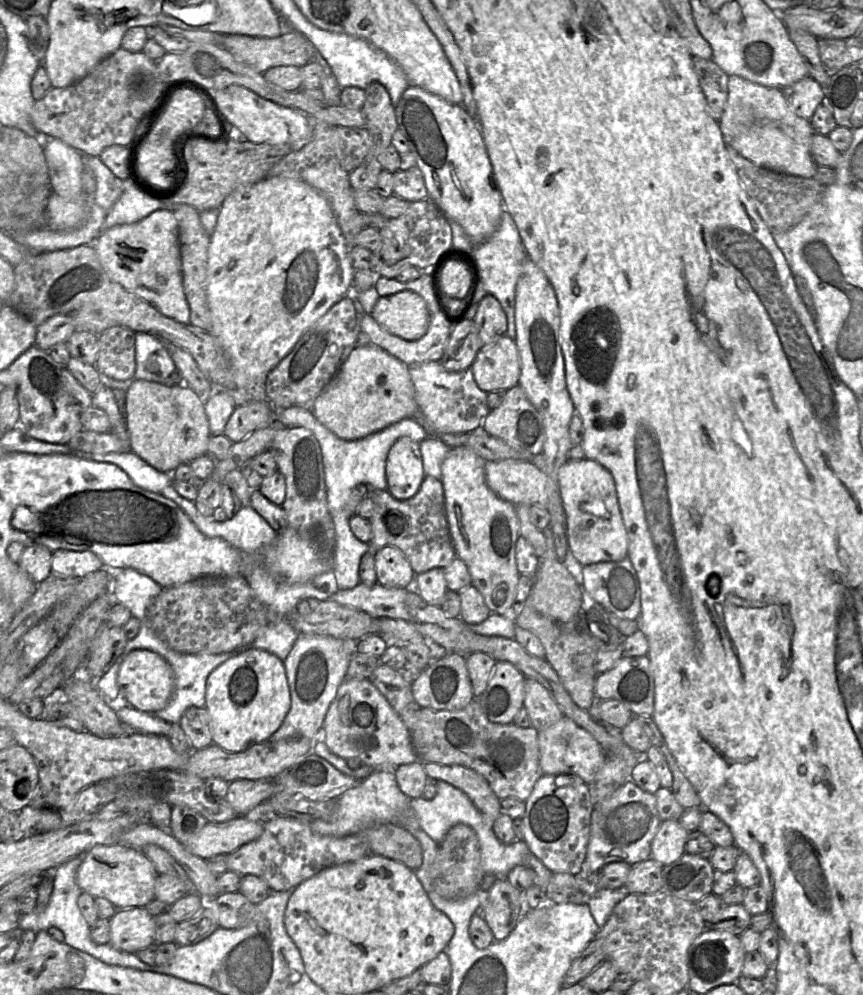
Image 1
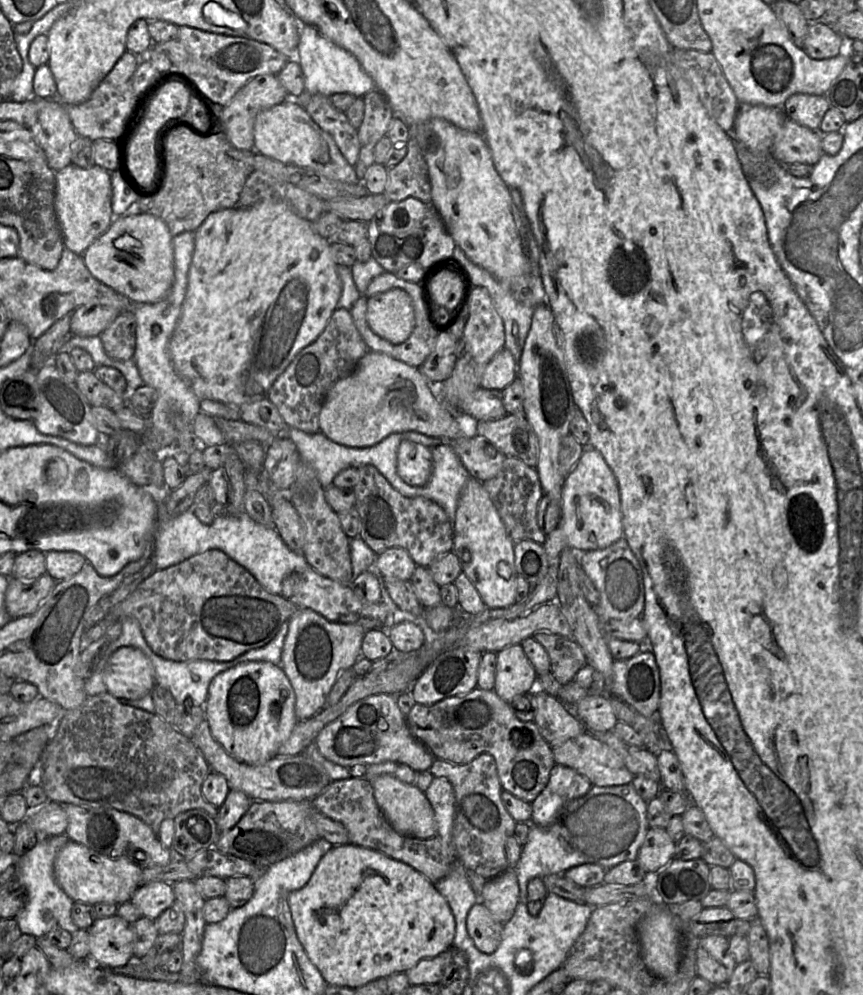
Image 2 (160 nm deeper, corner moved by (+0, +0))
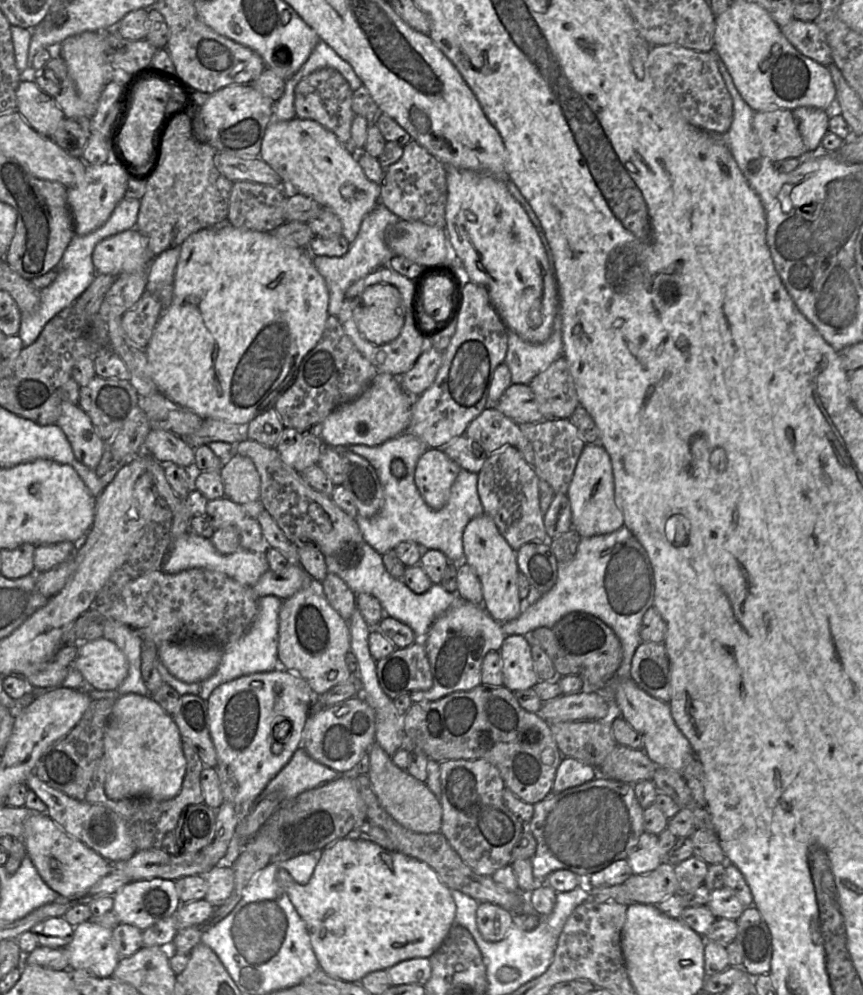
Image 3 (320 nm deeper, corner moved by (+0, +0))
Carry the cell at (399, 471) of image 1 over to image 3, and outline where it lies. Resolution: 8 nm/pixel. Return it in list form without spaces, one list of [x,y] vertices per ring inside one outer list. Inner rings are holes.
[[[428,448],[419,457],[414,481],[431,509],[440,510],[446,505],[460,469],[440,448]]]

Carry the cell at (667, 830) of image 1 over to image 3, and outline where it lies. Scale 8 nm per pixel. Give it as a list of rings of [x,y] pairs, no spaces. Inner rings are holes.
[[[643,832],[626,861],[631,867],[633,875],[645,874],[655,870],[663,861],[658,836]]]

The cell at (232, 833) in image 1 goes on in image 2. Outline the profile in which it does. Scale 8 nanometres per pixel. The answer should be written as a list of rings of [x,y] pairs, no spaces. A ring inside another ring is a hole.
[[[253,800],[241,820],[230,830],[220,833],[215,849],[267,868],[320,839],[312,820],[314,810],[312,801]]]

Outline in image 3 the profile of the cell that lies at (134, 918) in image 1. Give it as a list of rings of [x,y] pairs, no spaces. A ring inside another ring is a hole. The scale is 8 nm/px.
[[[91,919],[74,928],[73,939],[66,950],[69,969],[85,971],[99,978],[111,977],[121,959],[112,930]]]

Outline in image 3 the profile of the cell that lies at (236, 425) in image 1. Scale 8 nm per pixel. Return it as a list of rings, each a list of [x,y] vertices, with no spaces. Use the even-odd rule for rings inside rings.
[[[273,406],[252,419],[245,427],[243,435],[244,438],[268,448],[275,448],[283,429],[284,425]]]

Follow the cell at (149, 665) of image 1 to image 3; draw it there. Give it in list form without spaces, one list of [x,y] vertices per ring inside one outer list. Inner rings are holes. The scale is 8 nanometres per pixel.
[[[104,638],[81,642],[73,667],[82,674],[87,688],[97,691],[117,690],[129,670],[124,653]]]

